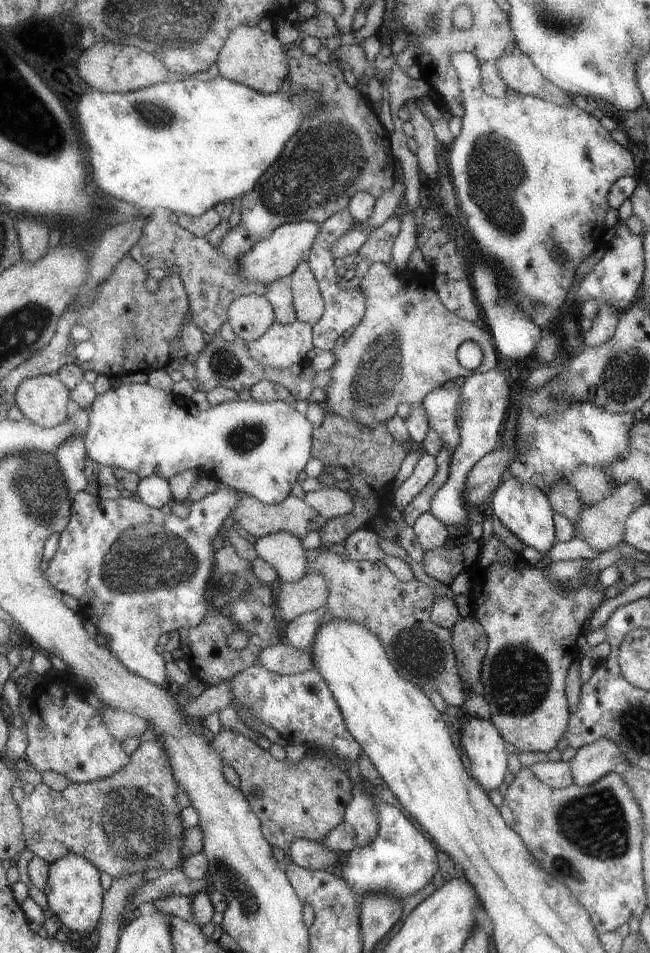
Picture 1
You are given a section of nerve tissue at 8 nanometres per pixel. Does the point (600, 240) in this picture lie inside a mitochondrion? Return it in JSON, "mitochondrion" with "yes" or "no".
{"mitochondrion":"no"}

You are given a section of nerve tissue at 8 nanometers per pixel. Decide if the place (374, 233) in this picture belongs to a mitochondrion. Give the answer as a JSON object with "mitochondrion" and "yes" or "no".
{"mitochondrion":"no"}

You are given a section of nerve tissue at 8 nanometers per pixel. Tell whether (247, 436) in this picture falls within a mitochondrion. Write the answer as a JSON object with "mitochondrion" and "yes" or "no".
{"mitochondrion":"yes"}

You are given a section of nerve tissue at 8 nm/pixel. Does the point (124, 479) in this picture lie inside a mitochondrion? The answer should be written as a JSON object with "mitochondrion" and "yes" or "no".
{"mitochondrion":"no"}

